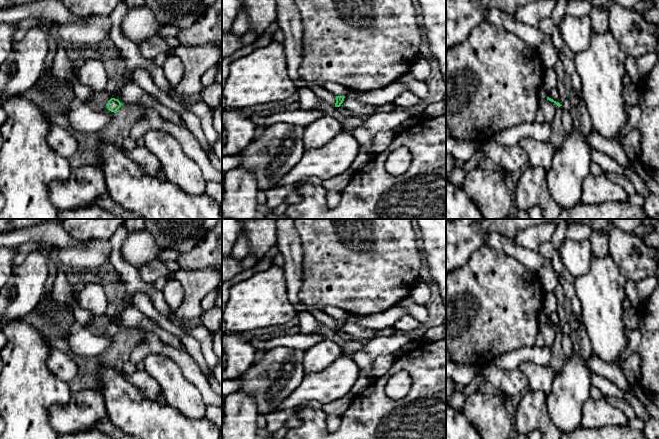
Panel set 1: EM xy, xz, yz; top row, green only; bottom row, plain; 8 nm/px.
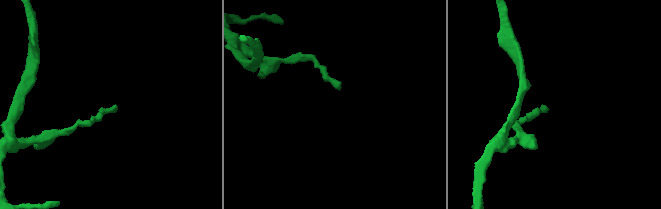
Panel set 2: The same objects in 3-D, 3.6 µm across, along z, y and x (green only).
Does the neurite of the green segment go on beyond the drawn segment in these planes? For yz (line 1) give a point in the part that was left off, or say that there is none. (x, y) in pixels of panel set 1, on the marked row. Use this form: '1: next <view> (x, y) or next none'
1: next none

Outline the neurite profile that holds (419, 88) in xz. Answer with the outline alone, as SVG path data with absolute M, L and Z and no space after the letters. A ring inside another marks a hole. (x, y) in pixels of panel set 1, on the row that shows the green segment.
M408 72L402 75L398 82L405 84L408 87L408 90L415 94L421 100L425 100L429 95L428 87L424 81L419 81L412 77Z

